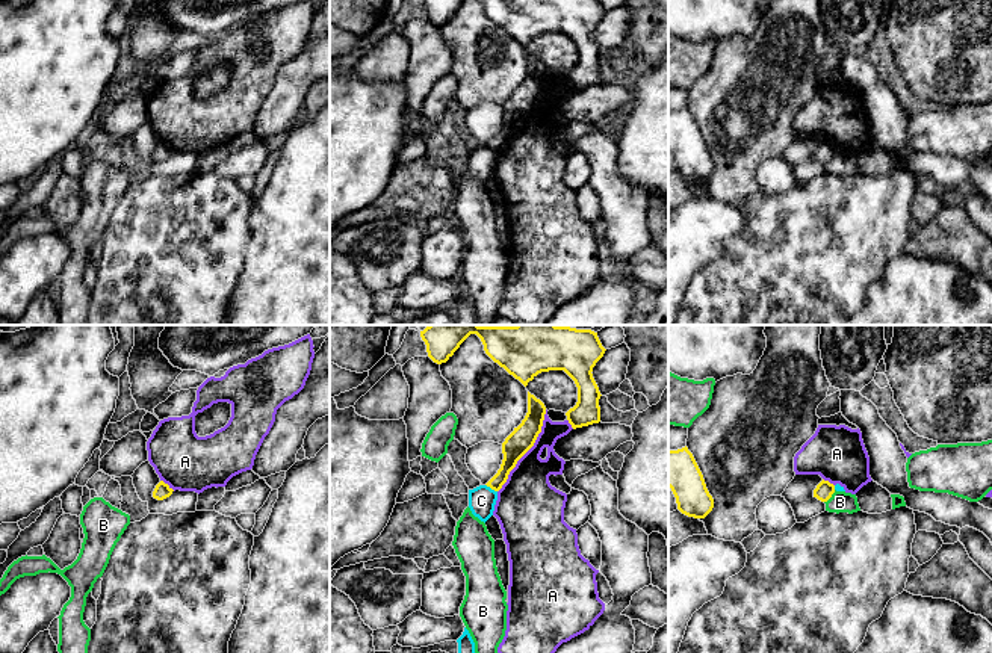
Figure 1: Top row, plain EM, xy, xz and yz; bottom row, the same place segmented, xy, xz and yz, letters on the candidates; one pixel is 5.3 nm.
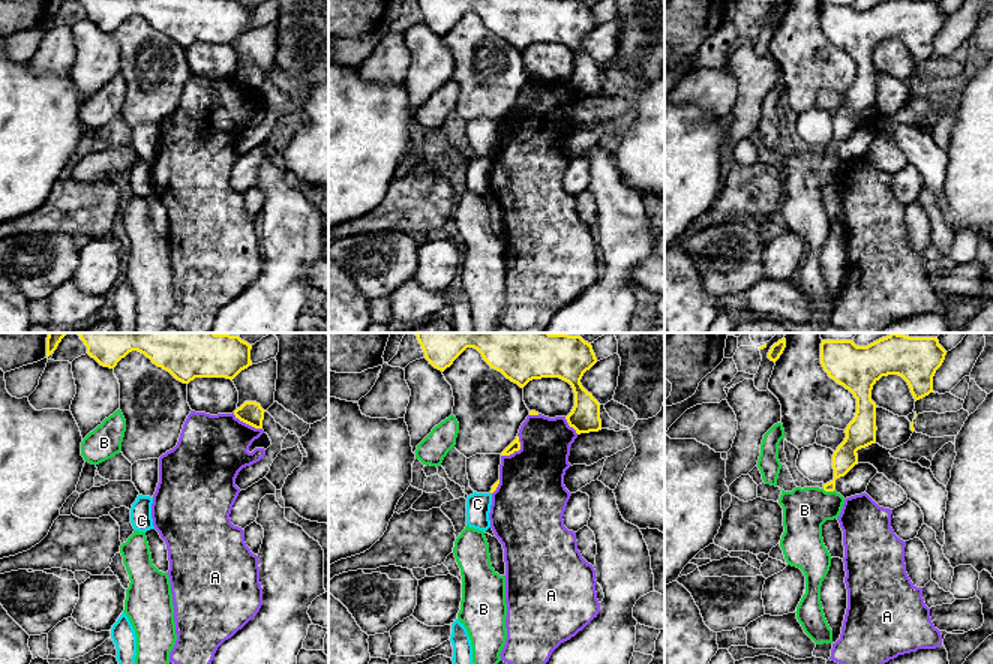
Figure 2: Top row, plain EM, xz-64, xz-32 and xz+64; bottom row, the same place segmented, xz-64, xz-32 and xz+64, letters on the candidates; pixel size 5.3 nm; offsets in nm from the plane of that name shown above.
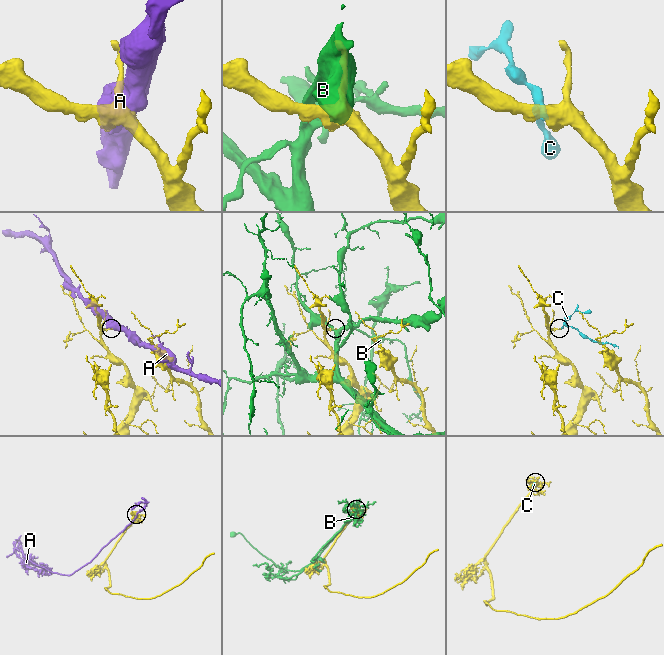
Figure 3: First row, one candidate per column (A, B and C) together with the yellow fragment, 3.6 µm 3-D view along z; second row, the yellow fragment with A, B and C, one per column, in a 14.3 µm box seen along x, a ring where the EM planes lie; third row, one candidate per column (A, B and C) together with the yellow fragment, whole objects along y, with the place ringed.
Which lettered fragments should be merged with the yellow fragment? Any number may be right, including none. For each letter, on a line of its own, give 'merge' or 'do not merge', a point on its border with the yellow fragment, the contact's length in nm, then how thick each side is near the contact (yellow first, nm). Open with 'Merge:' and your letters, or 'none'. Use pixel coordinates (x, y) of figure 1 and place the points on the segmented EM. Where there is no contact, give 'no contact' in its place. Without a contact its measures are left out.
Merge: none
A: do not merge; meets yellow in xz at (528, 449); contact 500 nm long; 140 nm thick on the yellow side, 280 nm on the other
B: do not merge; meets yellow in yz at (830, 496); contact 90 nm long; 90 nm thick on the yellow side, 110 nm on the other
C: do not merge; meets yellow in xz at (492, 488); contact 80 nm long; 120 nm thick on the yellow side, 140 nm on the other

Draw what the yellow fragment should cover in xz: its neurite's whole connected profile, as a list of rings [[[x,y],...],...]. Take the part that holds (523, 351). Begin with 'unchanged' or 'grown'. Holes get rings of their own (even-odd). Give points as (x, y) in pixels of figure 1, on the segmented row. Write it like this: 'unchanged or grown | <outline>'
unchanged | [[[428,325],[420,331],[428,357],[437,364],[446,363],[470,334],[476,334],[484,345],[485,354],[525,387],[541,372],[564,370],[578,387],[578,402],[566,413],[572,428],[600,422],[599,399],[602,395],[591,372],[606,349],[602,346],[597,333],[556,325]]]

